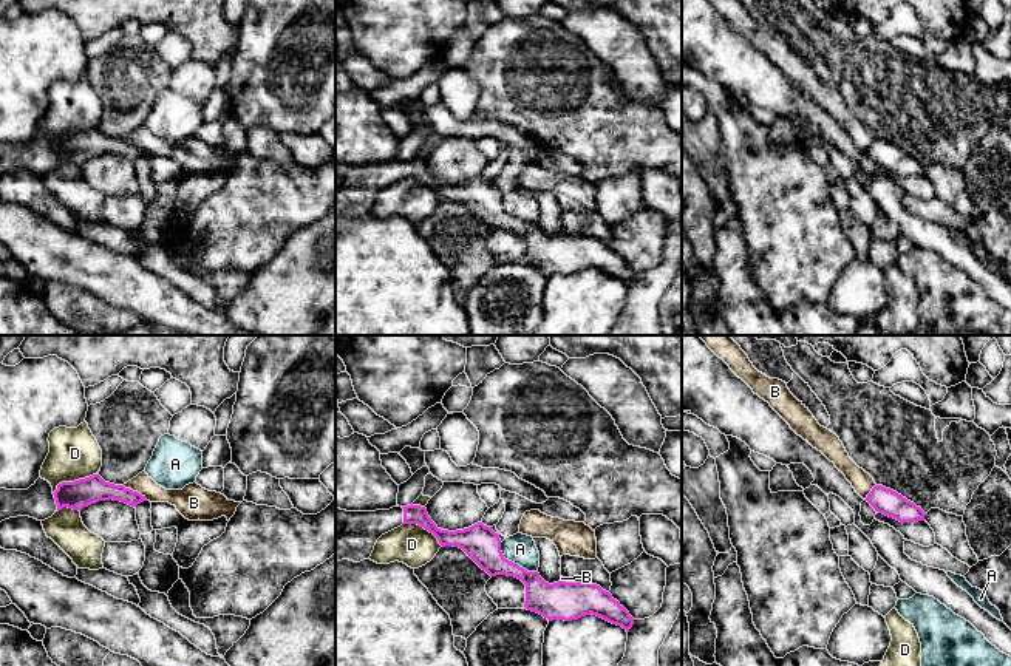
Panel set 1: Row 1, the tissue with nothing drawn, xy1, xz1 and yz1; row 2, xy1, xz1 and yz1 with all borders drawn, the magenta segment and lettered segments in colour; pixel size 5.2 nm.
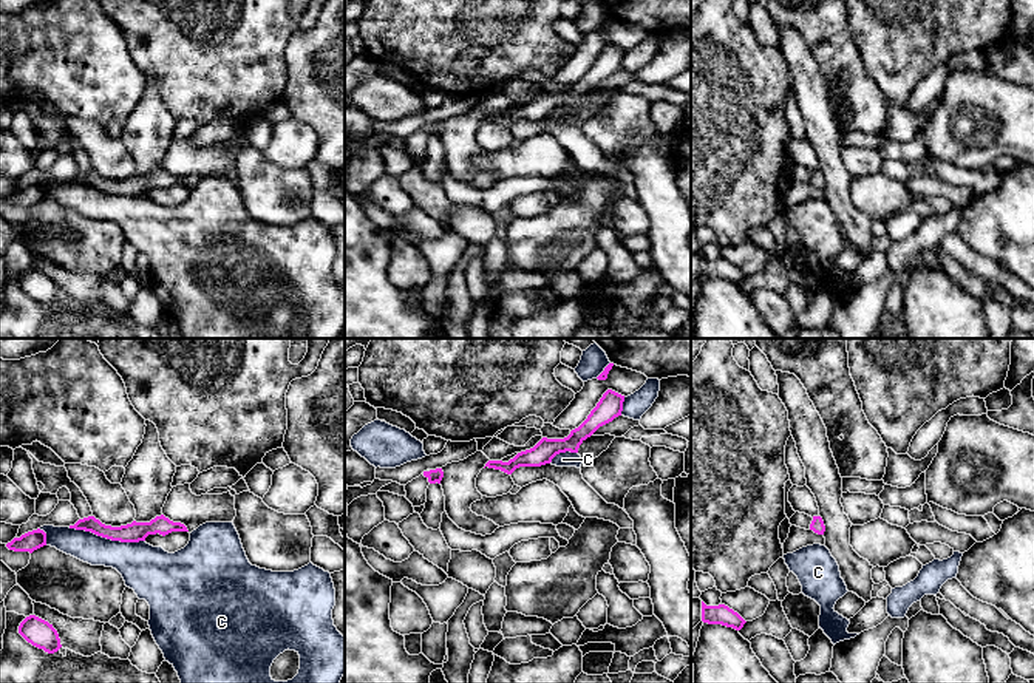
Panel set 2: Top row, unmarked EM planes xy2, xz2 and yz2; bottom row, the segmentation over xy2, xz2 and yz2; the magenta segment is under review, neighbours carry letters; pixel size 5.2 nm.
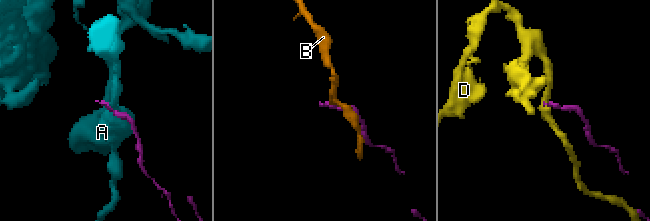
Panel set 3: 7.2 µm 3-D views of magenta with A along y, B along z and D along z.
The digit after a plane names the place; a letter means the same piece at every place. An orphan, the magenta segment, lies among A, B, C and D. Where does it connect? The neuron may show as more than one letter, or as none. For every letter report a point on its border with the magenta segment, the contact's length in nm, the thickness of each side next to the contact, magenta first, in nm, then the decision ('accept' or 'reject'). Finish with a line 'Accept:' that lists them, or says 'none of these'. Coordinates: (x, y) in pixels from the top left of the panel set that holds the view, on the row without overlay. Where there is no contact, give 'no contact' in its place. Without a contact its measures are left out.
A: meets magenta in xz1 at (514, 217); contact 240 nm long; 180 nm thick on the magenta side, 160 nm on the other; reject
B: meets magenta in xy1 at (135, 146); contact 150 nm long; 140 nm thick on the magenta side, 100 nm on the other; reject
C: meets magenta in xy2 at (107, 192); contact 400 nm long; 110 nm thick on the magenta side, 240 nm on the other; reject
D: meets magenta in xy1 at (74, 135); contact 260 nm long; 150 nm thick on the magenta side, 260 nm on the other; reject
Accept: none of these

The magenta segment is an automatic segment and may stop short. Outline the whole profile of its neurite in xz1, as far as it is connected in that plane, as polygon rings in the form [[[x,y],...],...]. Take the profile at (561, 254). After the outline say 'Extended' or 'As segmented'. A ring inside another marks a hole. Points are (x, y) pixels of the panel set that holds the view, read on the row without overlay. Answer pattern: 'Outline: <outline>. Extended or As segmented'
Outline: [[[420,159],[393,161],[376,165],[346,165],[335,161],[335,216],[369,213],[377,193],[400,181],[417,178],[433,187],[442,201],[462,202],[490,230],[507,229],[526,238],[527,264],[552,274],[572,275],[597,269],[626,286],[634,278],[629,266],[612,249],[592,236],[546,236],[538,226],[527,226],[504,212],[499,189],[478,176],[468,182],[441,184]]]. Extended

